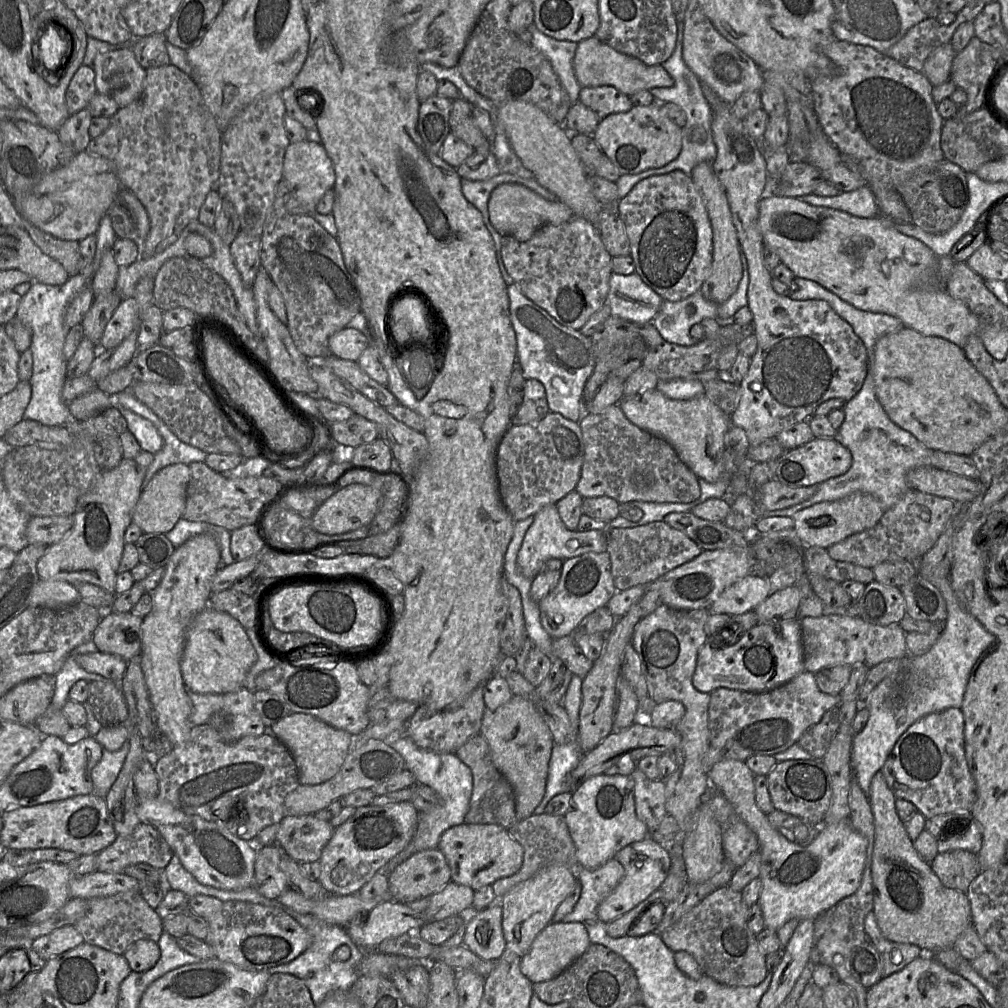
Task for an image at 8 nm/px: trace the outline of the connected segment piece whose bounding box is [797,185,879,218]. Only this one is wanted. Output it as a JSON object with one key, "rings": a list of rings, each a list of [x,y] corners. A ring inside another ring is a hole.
{"rings":[[[866,185],[831,197],[810,194],[797,198],[812,206],[828,207],[861,218],[874,218],[879,214],[876,197]]]}

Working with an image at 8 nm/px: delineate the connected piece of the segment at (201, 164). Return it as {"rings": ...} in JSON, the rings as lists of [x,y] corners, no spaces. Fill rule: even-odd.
{"rings":[[[168,64],[146,69],[146,77],[141,96],[131,104],[120,108],[111,117],[108,128],[99,137],[91,139],[87,147],[87,152],[108,159],[113,164],[122,187],[133,192],[147,211],[150,227],[145,240],[139,246],[139,258],[150,258],[162,252],[165,248],[175,242],[187,224],[197,219],[201,205],[209,191],[215,189],[219,178],[222,135],[223,131],[218,127],[215,118],[206,108],[200,88],[193,77],[186,74],[178,67]]]}

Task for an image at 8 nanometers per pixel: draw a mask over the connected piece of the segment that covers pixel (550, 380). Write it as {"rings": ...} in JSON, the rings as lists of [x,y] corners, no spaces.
{"rings":[[[517,284],[507,288],[510,301],[510,319],[517,340],[517,361],[526,379],[537,379],[546,391],[551,412],[557,412],[571,421],[583,415],[583,390],[593,372],[595,357],[590,337],[560,324],[547,311],[527,298]]]}

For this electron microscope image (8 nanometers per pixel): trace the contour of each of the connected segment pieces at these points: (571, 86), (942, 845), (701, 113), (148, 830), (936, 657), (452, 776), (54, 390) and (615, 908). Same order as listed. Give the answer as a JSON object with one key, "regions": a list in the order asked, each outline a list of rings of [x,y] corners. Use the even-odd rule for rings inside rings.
{"regions":[[[[531,24],[528,27],[532,33],[532,45],[540,50],[551,62],[572,104],[578,102],[582,86],[578,82],[573,59],[578,43],[567,40],[557,40],[545,35]]],[[[968,819],[968,823],[951,829],[945,838],[937,839],[937,848],[940,853],[952,850],[968,850],[978,854],[982,847],[982,829],[977,821]]],[[[682,29],[682,39],[679,39],[677,33],[677,42],[673,54],[667,61],[661,64],[673,78],[674,85],[671,87],[652,88],[649,90],[657,102],[672,102],[677,104],[684,111],[686,115],[686,124],[682,128],[681,152],[676,159],[661,168],[648,169],[633,175],[620,175],[616,182],[619,199],[625,197],[639,181],[645,178],[655,175],[665,175],[672,171],[682,171],[686,174],[691,174],[694,167],[699,163],[712,162],[716,156],[717,148],[714,143],[712,132],[714,111],[703,94],[701,81],[686,65],[683,59],[683,36],[684,29]]],[[[140,822],[132,834],[118,835],[110,846],[97,854],[97,871],[121,874],[127,866],[138,863],[164,869],[173,856],[159,831]]],[[[941,577],[933,581],[932,584],[938,588],[948,601],[952,600],[953,597],[957,602],[957,606],[953,610],[953,617],[946,618],[940,638],[926,654],[911,657],[906,668],[885,678],[873,689],[865,704],[863,704],[869,709],[868,721],[863,730],[855,734],[852,739],[852,777],[868,797],[873,776],[881,771],[895,743],[912,724],[931,713],[942,712],[949,708],[961,708],[966,686],[975,663],[985,651],[996,643],[996,637],[961,606],[953,591],[949,577]]],[[[406,735],[392,738],[389,743],[402,756],[405,768],[414,774],[416,782],[429,786],[435,791],[441,799],[441,804],[435,809],[420,812],[420,818],[411,842],[377,871],[383,875],[388,875],[397,865],[414,854],[437,848],[441,835],[447,829],[464,823],[473,789],[471,770],[456,756],[455,752],[444,753],[422,749]]],[[[104,214],[99,222],[97,247],[92,267],[85,267],[81,272],[70,277],[63,285],[51,286],[33,282],[28,293],[22,297],[16,319],[20,320],[32,332],[30,351],[33,356],[33,373],[29,380],[32,388],[31,400],[26,408],[24,419],[39,422],[49,427],[61,427],[74,420],[69,406],[62,398],[62,390],[66,382],[67,360],[63,355],[63,347],[67,330],[64,323],[65,312],[73,297],[90,285],[91,279],[99,267],[103,254],[112,249],[116,234],[108,214]]],[[[650,837],[626,846],[615,855],[615,860],[623,867],[624,876],[597,909],[598,918],[605,924],[627,913],[660,889],[671,867],[669,853]]]]}

